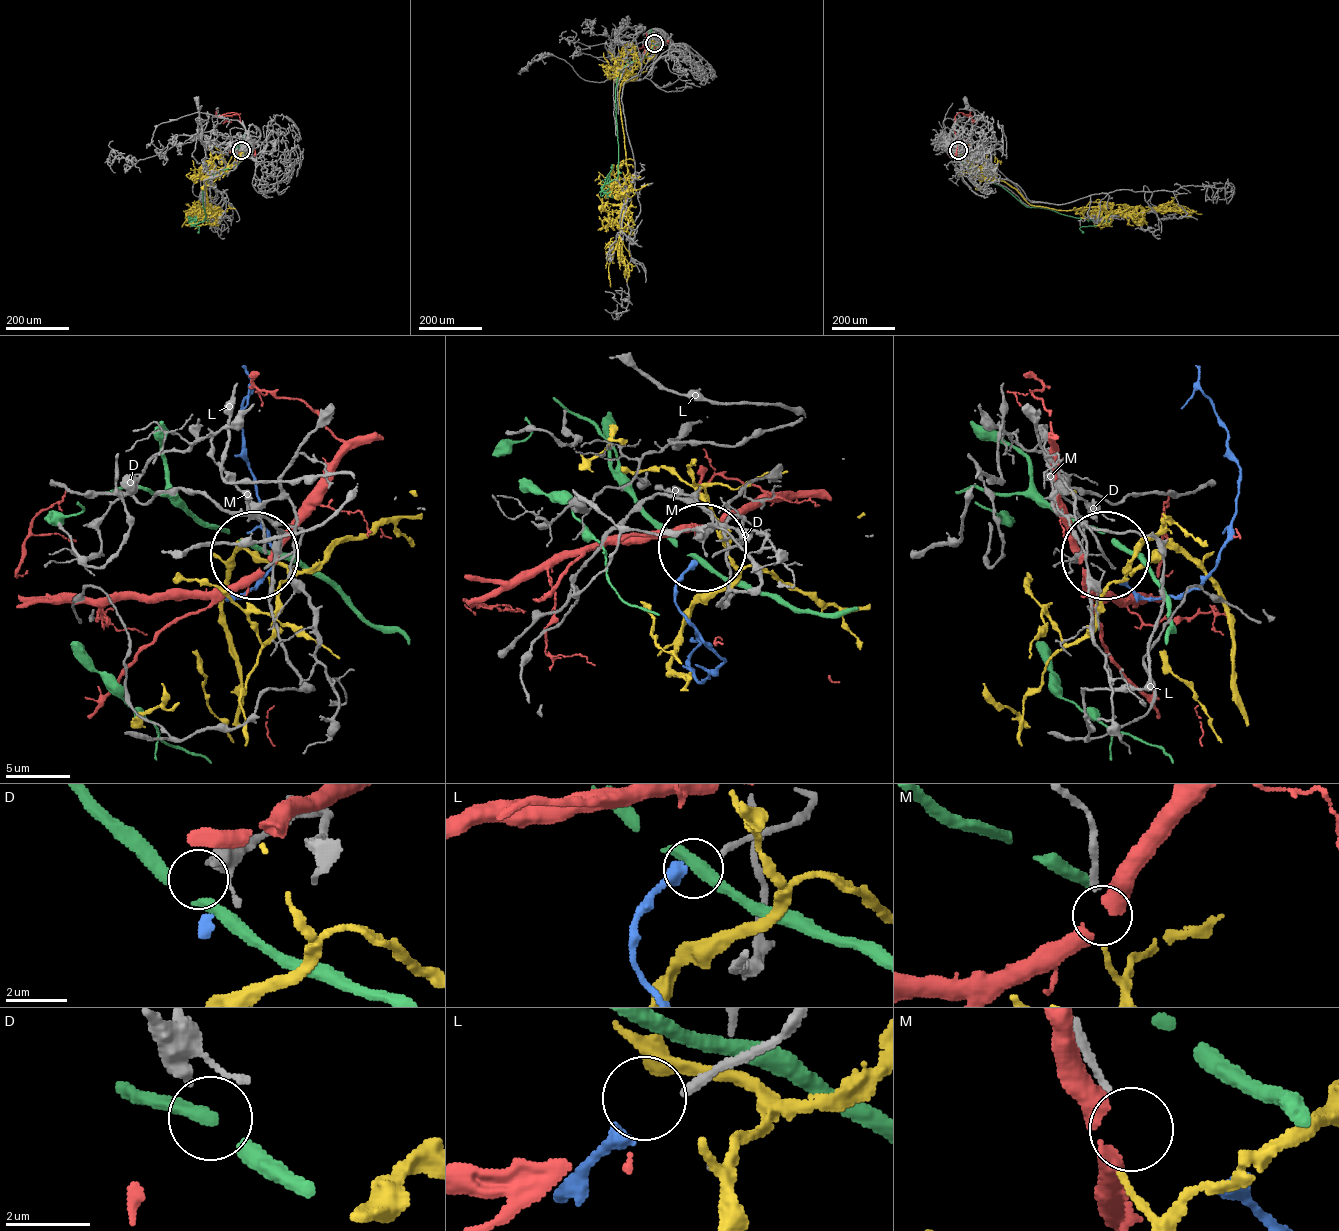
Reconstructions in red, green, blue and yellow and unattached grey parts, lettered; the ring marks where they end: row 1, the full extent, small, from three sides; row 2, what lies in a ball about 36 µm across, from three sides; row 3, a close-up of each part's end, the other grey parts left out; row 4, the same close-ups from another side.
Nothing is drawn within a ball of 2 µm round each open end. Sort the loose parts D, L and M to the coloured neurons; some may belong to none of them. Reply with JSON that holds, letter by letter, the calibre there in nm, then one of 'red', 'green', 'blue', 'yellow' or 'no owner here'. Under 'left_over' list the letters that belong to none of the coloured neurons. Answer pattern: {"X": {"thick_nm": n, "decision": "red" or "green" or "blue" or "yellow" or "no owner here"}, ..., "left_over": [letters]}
{"D": {"thick_nm": 400, "decision": "no owner here"}, "L": {"thick_nm": 220, "decision": "blue"}, "M": {"thick_nm": 170, "decision": "yellow"}, "left_over": ["D"]}

